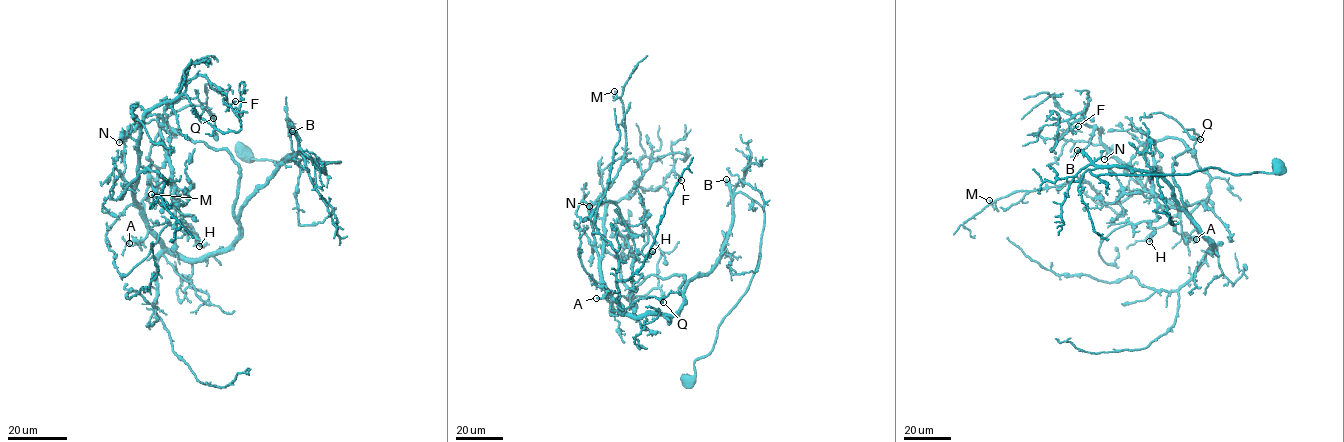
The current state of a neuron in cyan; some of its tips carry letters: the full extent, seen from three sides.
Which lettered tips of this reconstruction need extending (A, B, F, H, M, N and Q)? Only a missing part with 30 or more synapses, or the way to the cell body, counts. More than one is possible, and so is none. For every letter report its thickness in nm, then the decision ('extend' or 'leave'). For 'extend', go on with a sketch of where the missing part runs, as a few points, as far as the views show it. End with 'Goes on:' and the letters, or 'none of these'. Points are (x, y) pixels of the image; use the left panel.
A: calibre 140 nm; leave
B: calibre 90 nm; extend; course (292, 131), (271, 78), (277, 69), (297, 66), (300, 61), (301, 68), (306, 55), (314, 61), (324, 58)
F: calibre 120 nm; leave
H: calibre 80 nm; leave
M: calibre 110 nm; leave
N: calibre 90 nm; leave
Q: calibre 110 nm; leave
Goes on: B

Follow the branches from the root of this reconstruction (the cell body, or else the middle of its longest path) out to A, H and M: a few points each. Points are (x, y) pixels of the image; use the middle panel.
A: (688, 379), (756, 267), (757, 203), (735, 195), (721, 258), (675, 313), (596, 298)
H: (688, 379), (764, 210), (737, 192), (682, 292), (624, 283), (652, 251)
M: (688, 379), (747, 290), (764, 210), (737, 192), (680, 308), (629, 316), (589, 211), (625, 149), (614, 91)

